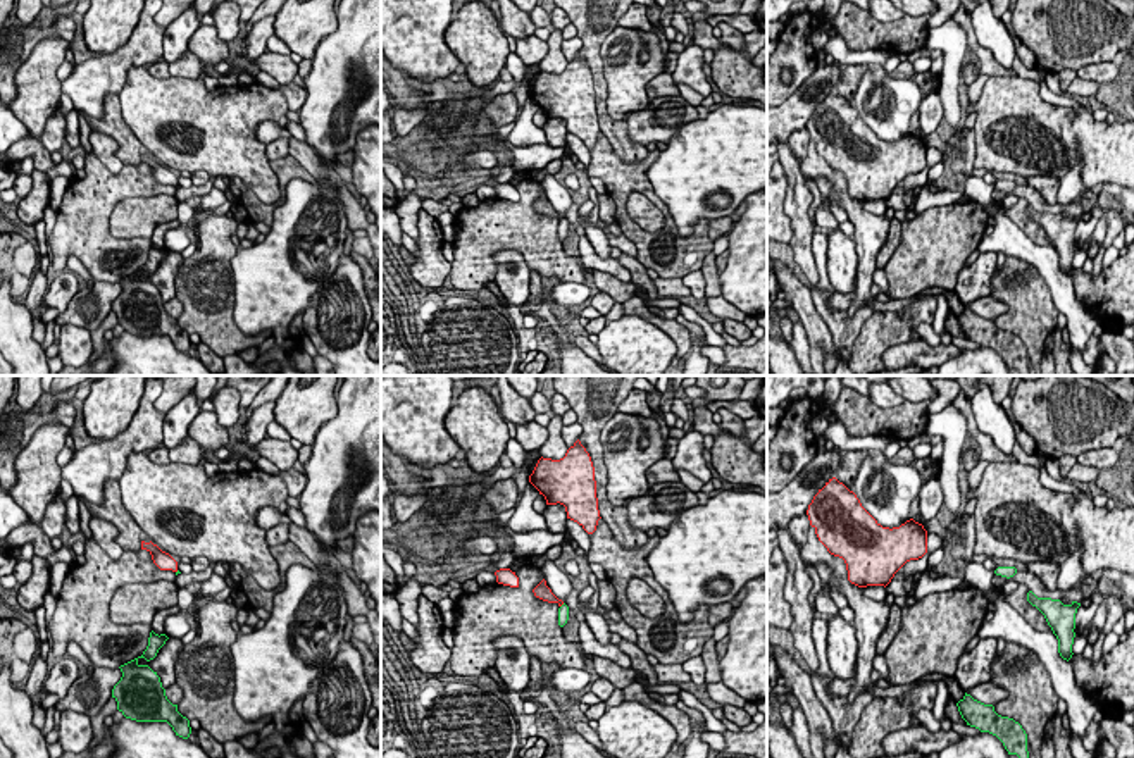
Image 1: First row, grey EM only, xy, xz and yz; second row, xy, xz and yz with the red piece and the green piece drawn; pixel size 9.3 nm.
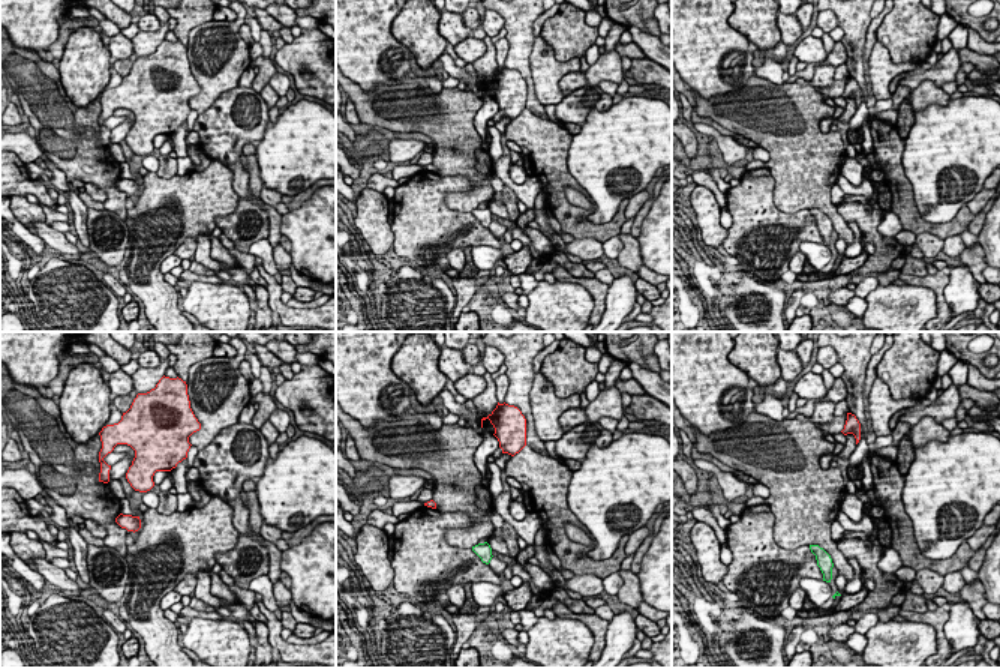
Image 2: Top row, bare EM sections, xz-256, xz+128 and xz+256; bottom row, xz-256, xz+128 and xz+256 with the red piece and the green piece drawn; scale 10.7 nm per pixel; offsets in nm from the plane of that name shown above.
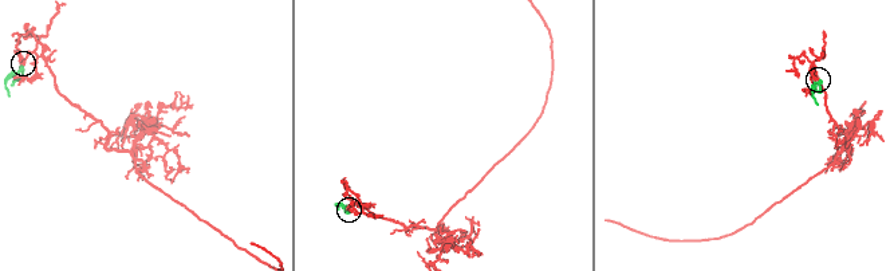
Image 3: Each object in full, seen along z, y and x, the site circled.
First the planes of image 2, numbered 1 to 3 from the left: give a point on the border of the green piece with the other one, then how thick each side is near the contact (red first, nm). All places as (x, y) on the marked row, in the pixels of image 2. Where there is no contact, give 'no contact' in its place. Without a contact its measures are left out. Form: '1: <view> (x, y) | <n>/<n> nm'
1: no contact
2: no contact
3: no contact

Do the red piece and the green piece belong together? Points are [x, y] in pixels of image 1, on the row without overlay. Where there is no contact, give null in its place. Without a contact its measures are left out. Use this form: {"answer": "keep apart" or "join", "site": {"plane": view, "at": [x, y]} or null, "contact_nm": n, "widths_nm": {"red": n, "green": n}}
{"answer": "keep apart", "site": null}

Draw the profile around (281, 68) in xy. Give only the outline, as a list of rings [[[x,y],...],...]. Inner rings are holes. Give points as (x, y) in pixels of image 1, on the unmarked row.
[[[267,52],[255,60],[259,71],[269,72],[279,84],[293,83],[298,74],[298,64],[290,55]]]

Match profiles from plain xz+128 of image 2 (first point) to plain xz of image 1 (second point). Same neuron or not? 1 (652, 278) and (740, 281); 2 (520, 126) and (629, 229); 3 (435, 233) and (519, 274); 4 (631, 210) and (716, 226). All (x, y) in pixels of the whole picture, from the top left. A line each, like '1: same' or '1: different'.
1: different
2: same
3: different
4: same

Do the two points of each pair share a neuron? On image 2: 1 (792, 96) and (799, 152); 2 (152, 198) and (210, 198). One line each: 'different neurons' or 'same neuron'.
1: same neuron
2: same neuron

